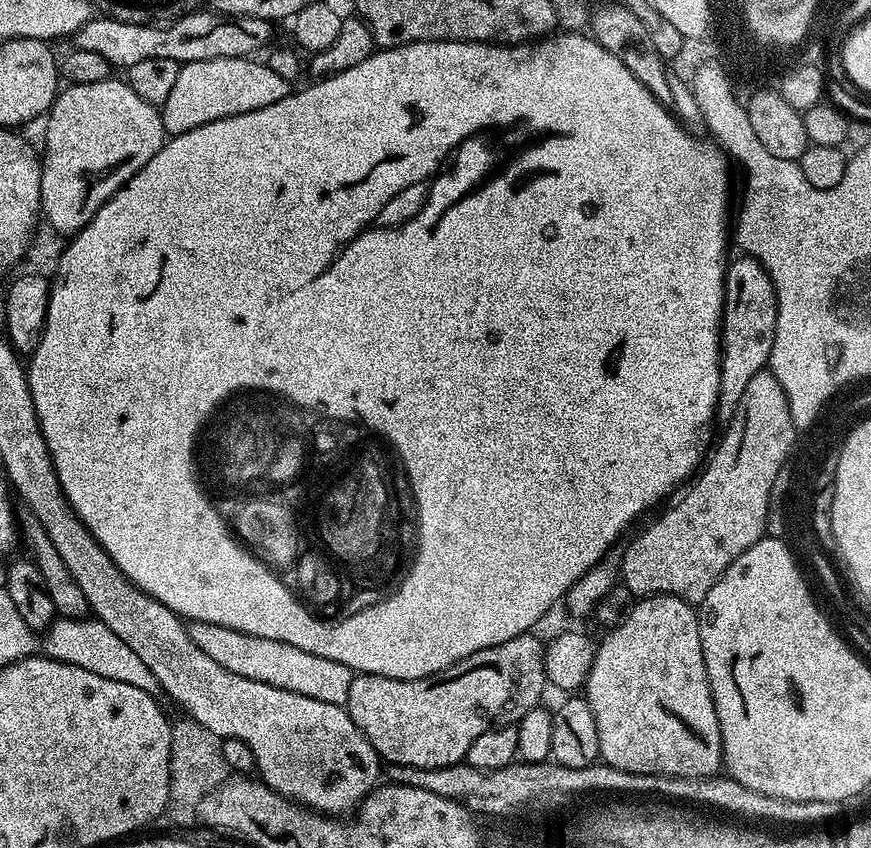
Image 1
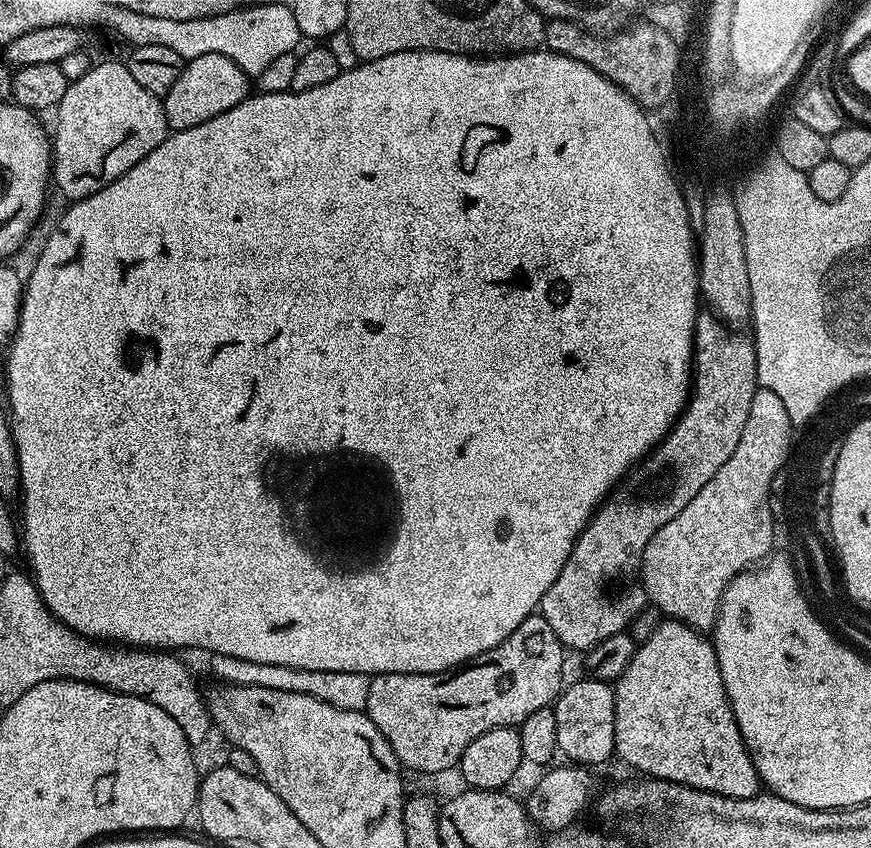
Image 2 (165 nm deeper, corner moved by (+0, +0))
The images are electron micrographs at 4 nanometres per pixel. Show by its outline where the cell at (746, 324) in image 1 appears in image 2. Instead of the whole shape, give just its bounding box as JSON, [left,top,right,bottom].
[539,327,758,654]

